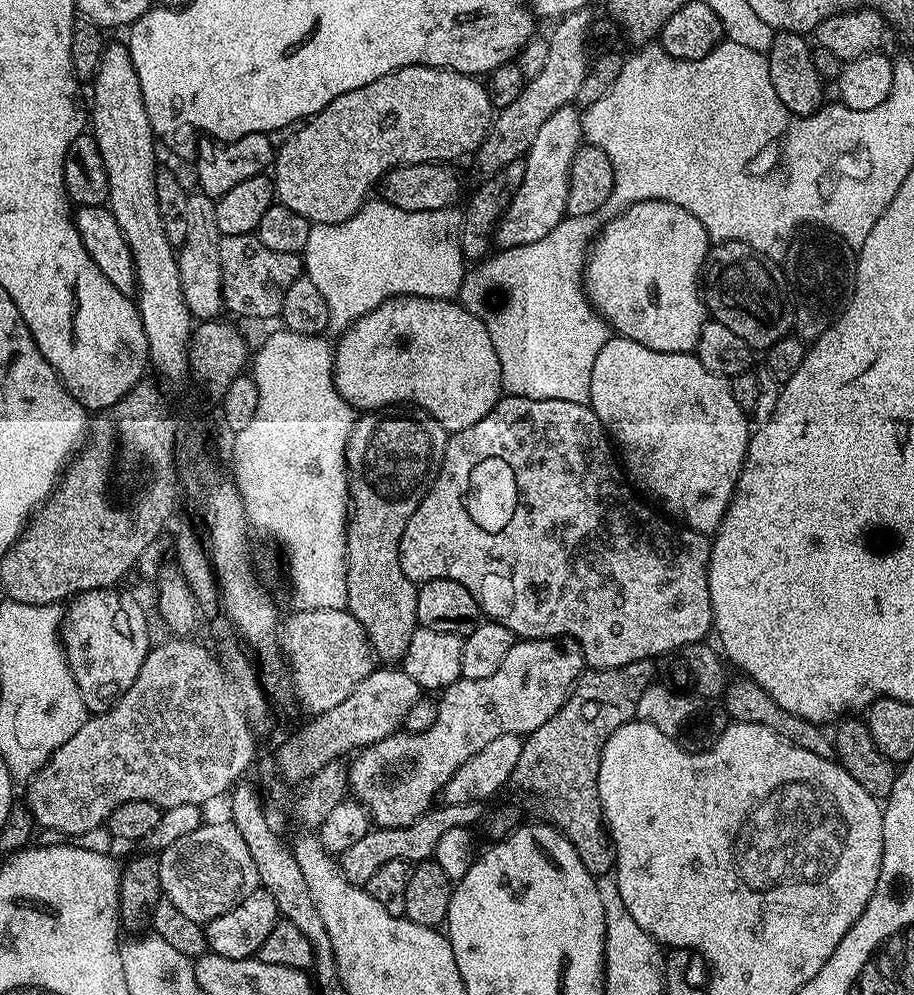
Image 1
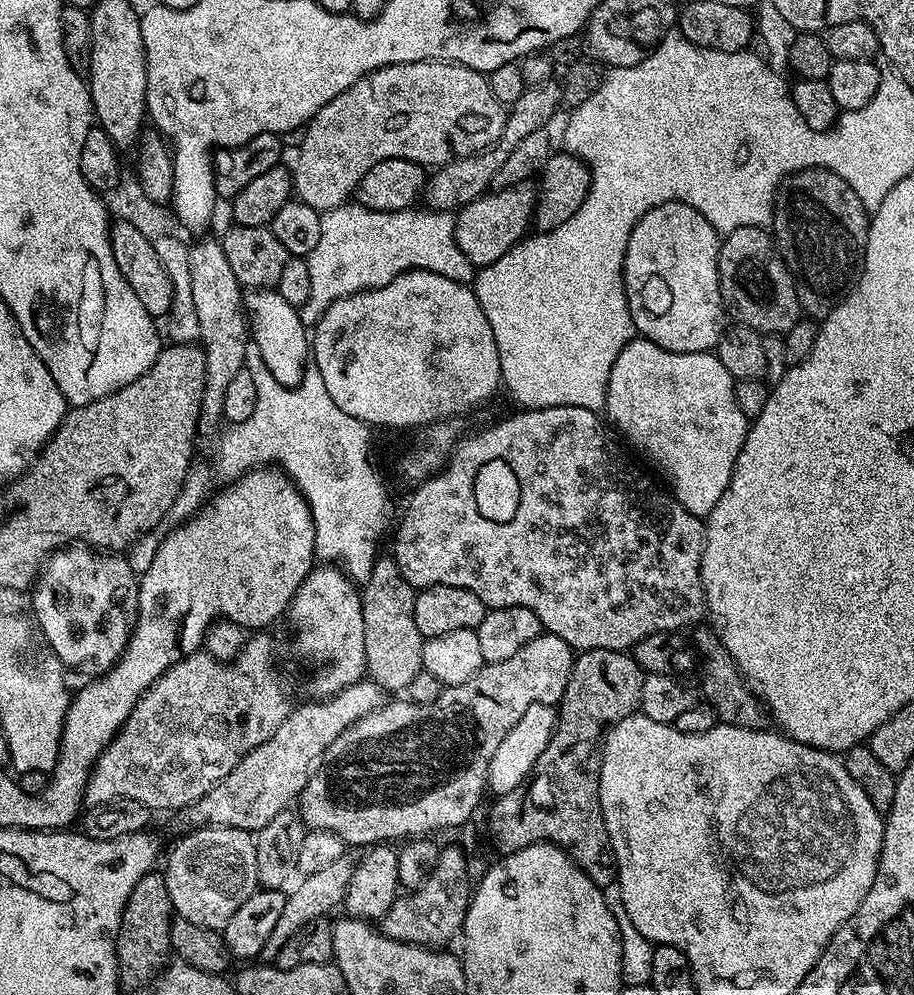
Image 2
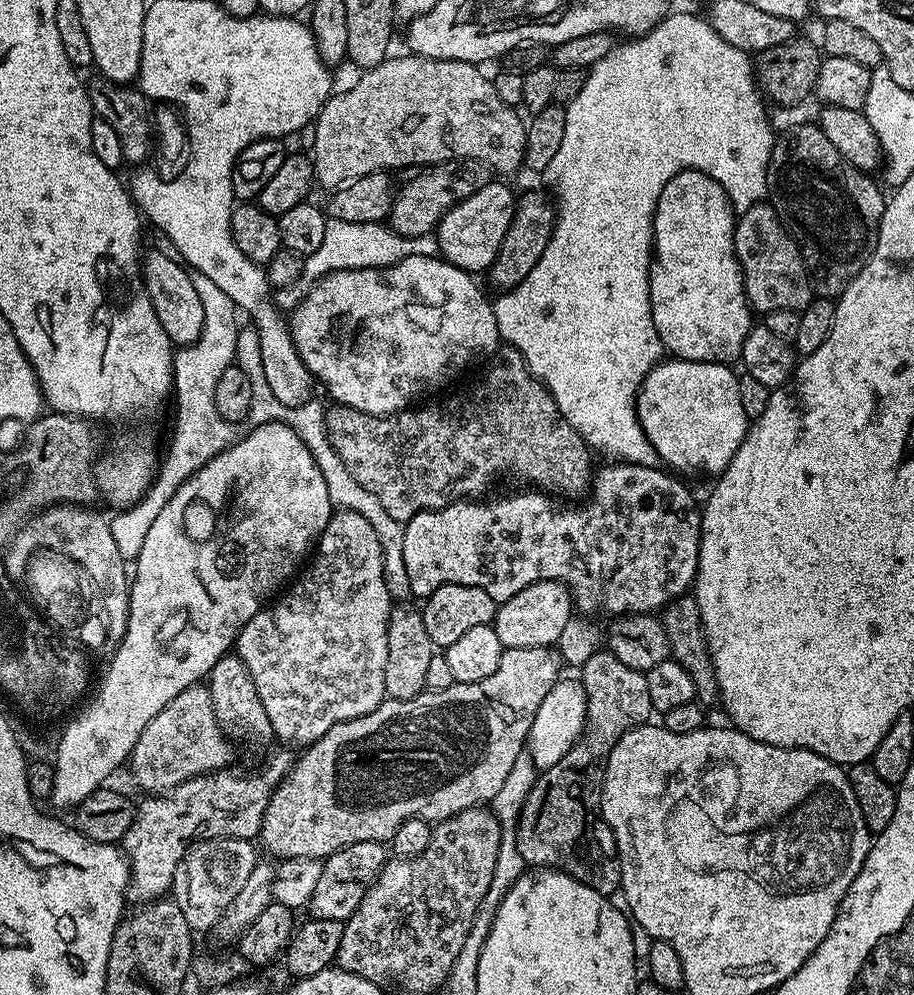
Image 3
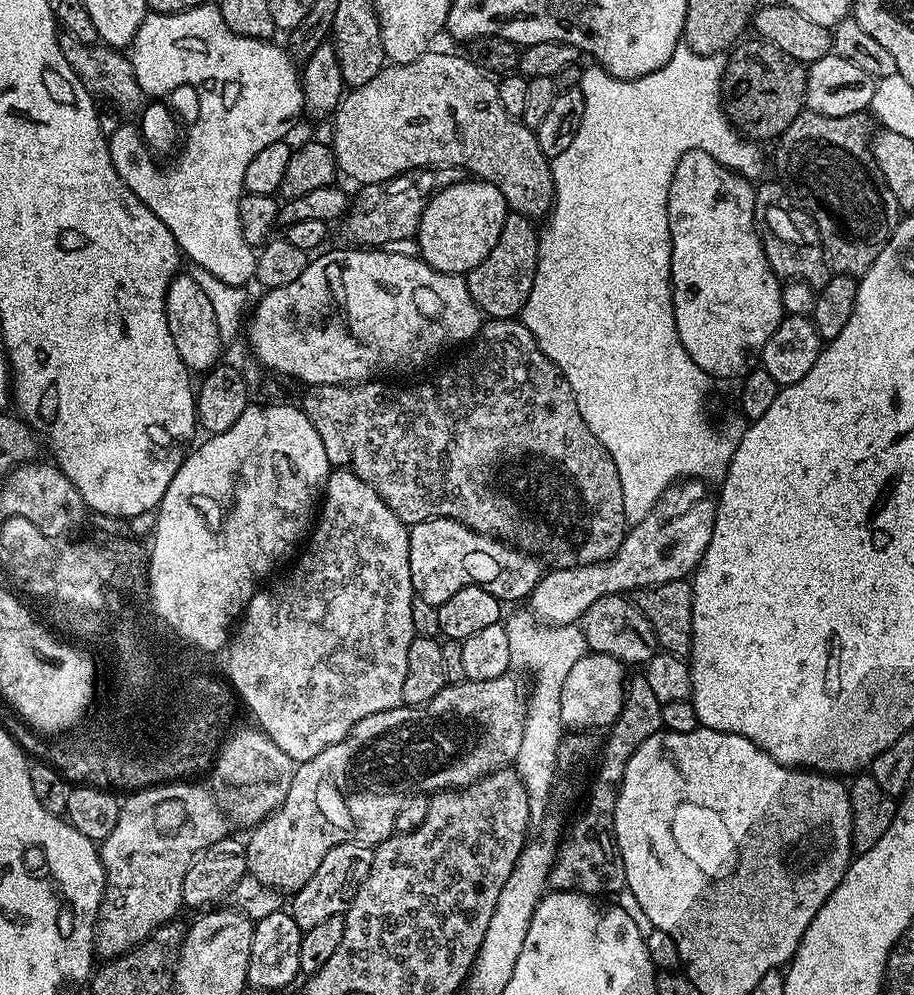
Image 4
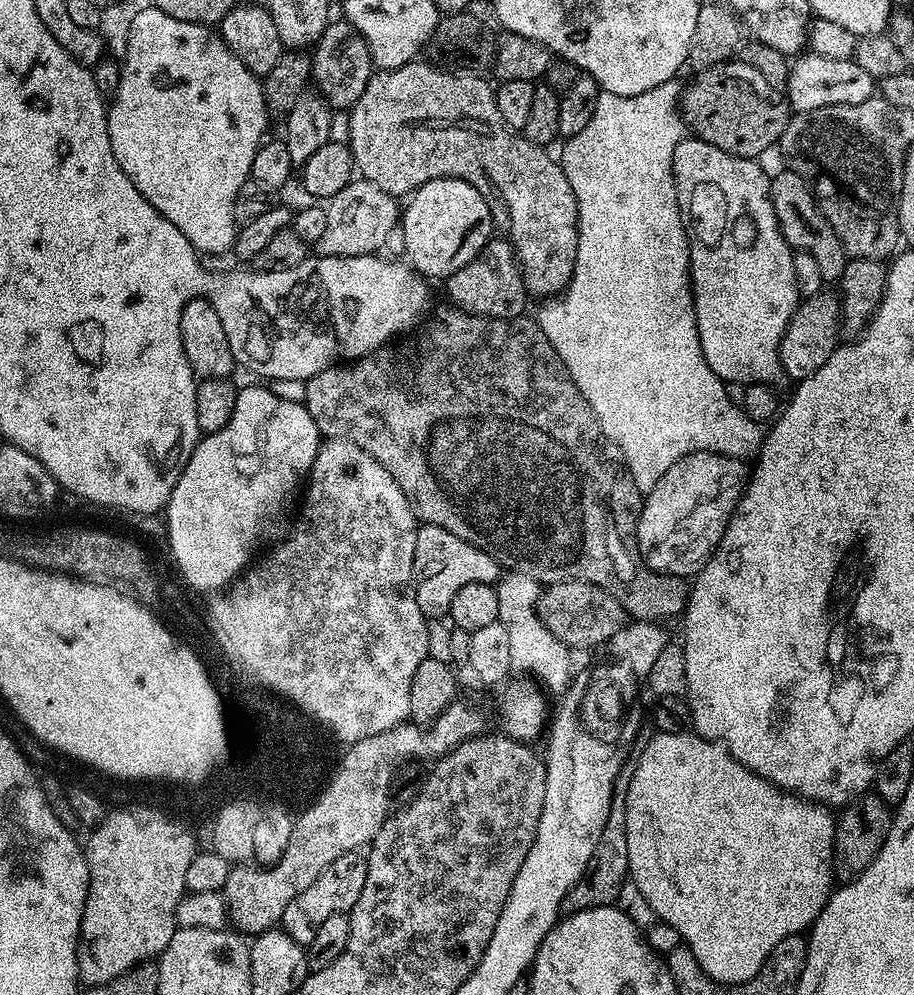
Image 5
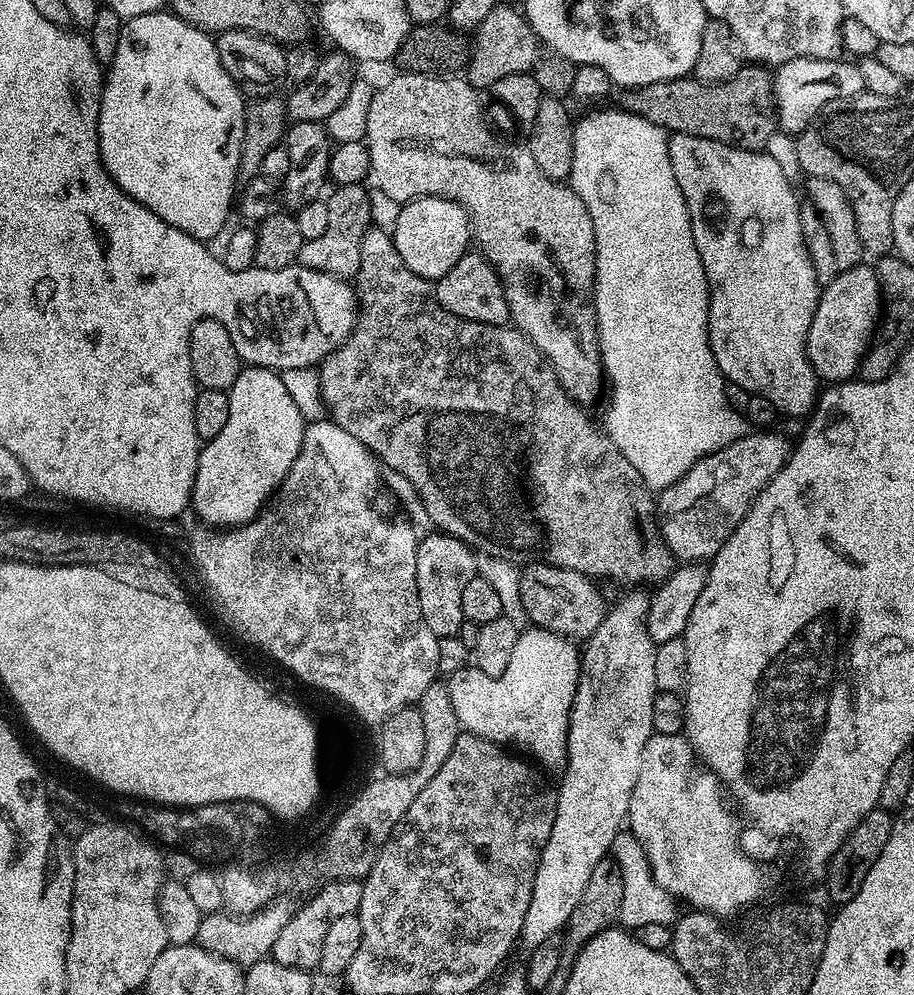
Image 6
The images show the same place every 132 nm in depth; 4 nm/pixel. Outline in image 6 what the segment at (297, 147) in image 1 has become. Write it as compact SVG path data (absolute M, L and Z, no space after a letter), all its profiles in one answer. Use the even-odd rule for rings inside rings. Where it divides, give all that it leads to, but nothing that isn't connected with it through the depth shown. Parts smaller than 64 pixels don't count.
M404 72L403 74L396 74L389 84L384 84L381 88L377 87L372 93L372 101L368 107L368 113L366 114L366 134L364 135L364 140L368 146L368 153L370 154L370 162L372 163L371 175L376 176L376 184L389 196L392 200L400 200L399 202L407 202L409 200L416 200L419 196L441 196L447 200L457 200L459 204L465 208L468 212L468 219L472 225L472 235L474 237L475 247L478 249L481 256L486 257L488 261L492 263L493 268L495 268L496 273L500 275L500 280L504 284L504 293L506 294L506 302L508 303L508 314L513 325L519 327L520 333L527 338L530 342L534 342L534 346L540 353L544 356L544 359L556 369L556 377L558 382L563 386L568 392L568 397L571 400L575 400L577 404L581 406L589 406L600 396L600 387L605 387L606 377L604 374L604 364L600 360L600 343L596 337L596 312L592 306L592 287L596 281L596 239L594 238L594 226L590 222L590 214L586 210L586 202L582 202L582 198L578 198L578 194L567 184L558 180L551 180L546 178L542 174L542 170L538 170L538 166L533 166L532 161L526 159L526 152L500 152L500 160L496 160L496 168L492 168L492 152L488 152L488 160L484 160L484 144L492 144L498 138L495 131L490 130L487 123L482 122L482 112L480 116L480 96L481 93L473 89L472 85L465 82L460 78L445 78L443 75L438 76L423 76L417 72Z

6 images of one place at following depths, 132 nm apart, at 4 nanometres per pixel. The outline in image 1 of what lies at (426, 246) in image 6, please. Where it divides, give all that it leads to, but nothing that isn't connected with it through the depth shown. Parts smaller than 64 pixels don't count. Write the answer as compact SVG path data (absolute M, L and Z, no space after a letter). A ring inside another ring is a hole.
M567 106L554 110L546 122L542 122L542 130L538 130L538 138L530 146L523 157L525 162L525 180L514 194L494 229L495 243L501 249L514 246L526 246L530 242L538 242L538 238L546 238L554 226L565 220L568 210L568 191L572 188L572 164L576 153L584 140L584 122L579 107Z

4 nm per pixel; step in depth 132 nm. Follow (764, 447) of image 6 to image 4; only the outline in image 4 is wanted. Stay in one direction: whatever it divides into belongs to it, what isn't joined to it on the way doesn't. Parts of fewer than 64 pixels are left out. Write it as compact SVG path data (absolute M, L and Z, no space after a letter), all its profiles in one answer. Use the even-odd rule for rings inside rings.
M685 478L671 484L646 514L646 518L625 531L620 549L609 560L577 568L545 571L530 597L532 615L545 626L576 624L590 606L605 595L632 594L637 590L652 588L655 584L691 577L714 534L716 500L708 497L704 488L707 487L695 478Z

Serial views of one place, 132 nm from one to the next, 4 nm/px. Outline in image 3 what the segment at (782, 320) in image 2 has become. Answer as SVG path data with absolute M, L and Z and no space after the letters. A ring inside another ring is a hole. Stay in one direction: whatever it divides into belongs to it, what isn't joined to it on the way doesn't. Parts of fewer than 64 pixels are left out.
M761 202L739 213L732 241L740 272L744 275L744 293L753 313L763 314L774 310L801 313L814 299L812 282L805 269L804 259L800 256L799 243L794 236L792 241L791 235L793 233L782 223L771 203Z

